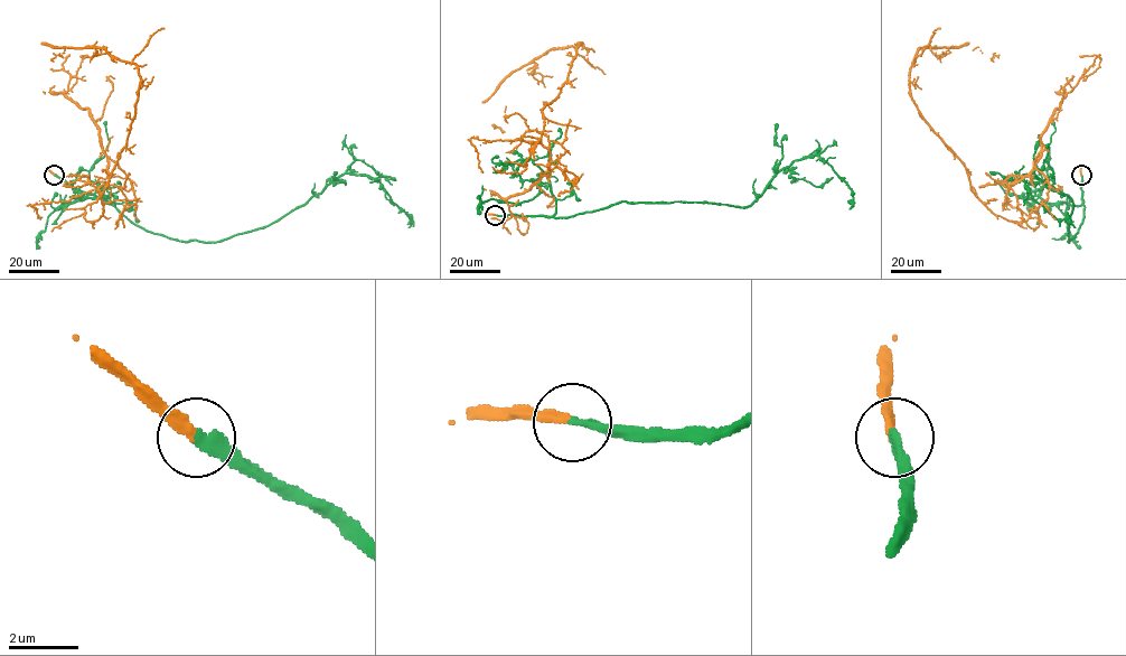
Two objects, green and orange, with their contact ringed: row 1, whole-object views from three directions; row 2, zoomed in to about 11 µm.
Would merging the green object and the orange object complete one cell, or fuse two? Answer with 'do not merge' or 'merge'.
merge

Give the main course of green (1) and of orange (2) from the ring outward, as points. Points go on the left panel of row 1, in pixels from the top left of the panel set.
1: (54, 175), (147, 231), (183, 241), (216, 242), (264, 227), (345, 174), (375, 178), (412, 219), (407, 227)
2: (54, 175), (88, 176), (102, 214), (141, 76), (96, 47), (47, 45), (63, 53), (54, 62)

